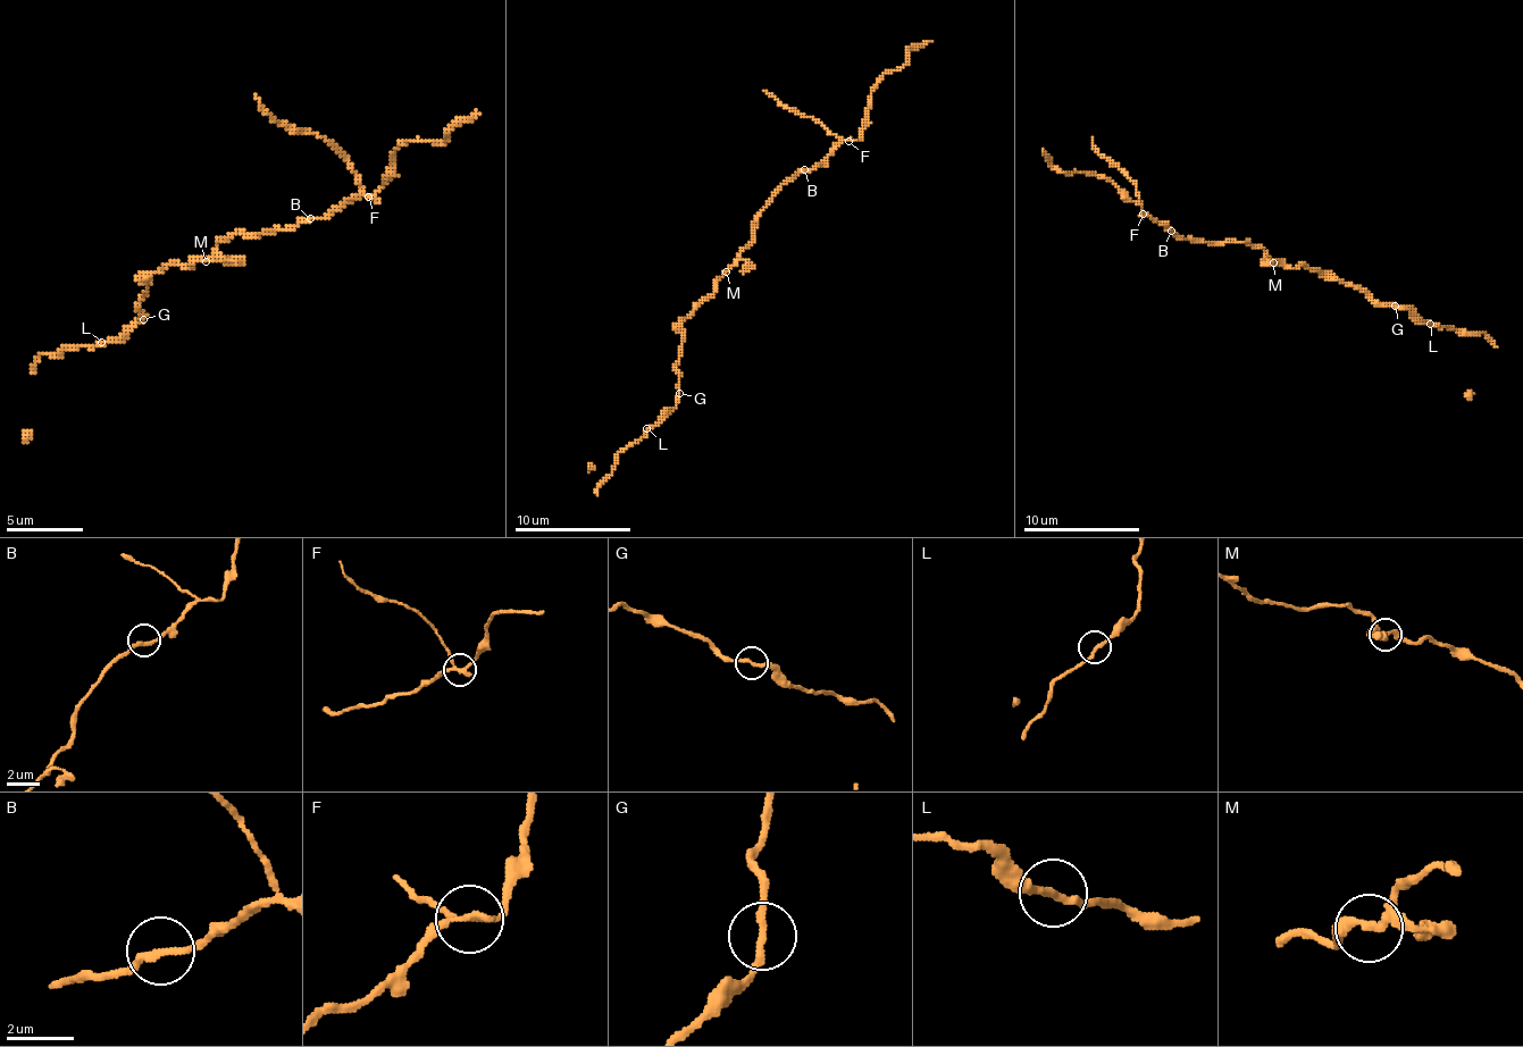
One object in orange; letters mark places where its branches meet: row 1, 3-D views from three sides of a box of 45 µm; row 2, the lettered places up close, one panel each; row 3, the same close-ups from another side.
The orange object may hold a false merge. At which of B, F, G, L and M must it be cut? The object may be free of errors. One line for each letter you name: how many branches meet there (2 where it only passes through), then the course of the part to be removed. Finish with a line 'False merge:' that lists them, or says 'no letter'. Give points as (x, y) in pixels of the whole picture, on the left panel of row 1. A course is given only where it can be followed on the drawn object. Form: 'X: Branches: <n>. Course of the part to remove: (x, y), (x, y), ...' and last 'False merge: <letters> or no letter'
F: Branches: 3. Course of the part to remove: (368, 195), (344, 160), (321, 137), (291, 133), (256, 94)
False merge: F

